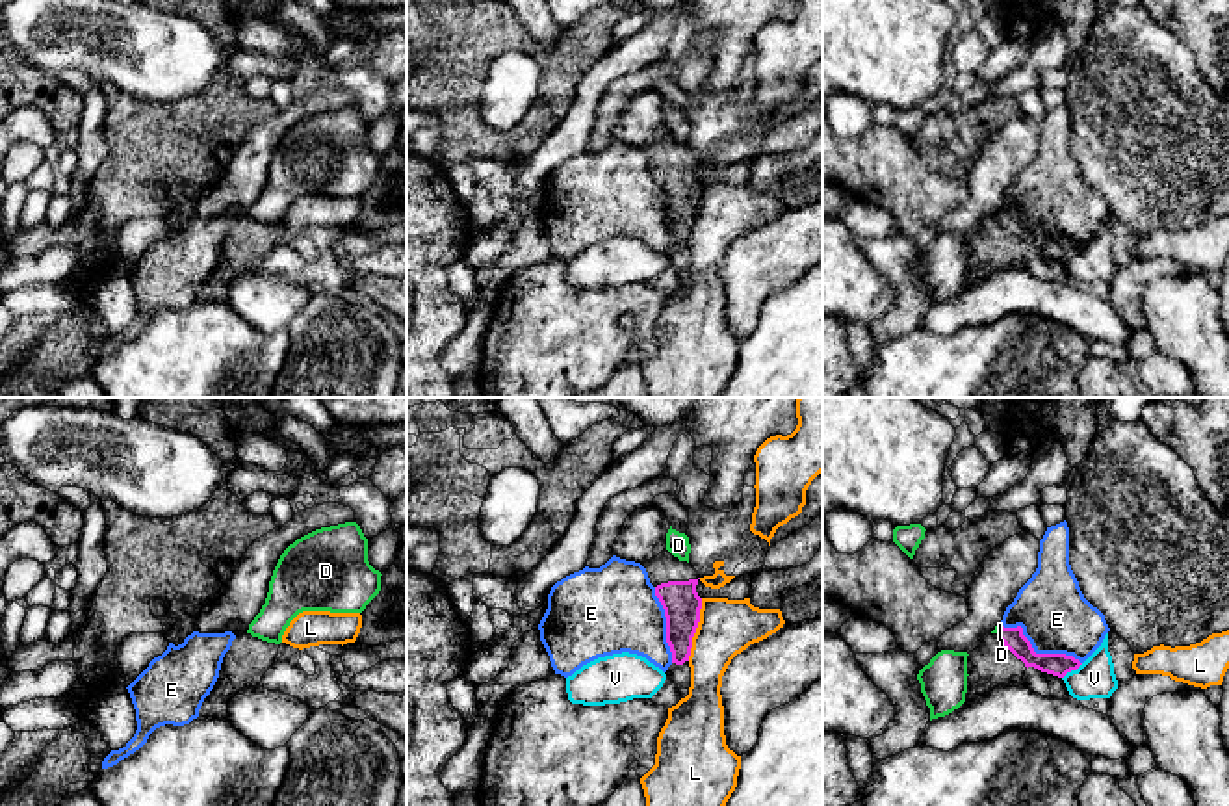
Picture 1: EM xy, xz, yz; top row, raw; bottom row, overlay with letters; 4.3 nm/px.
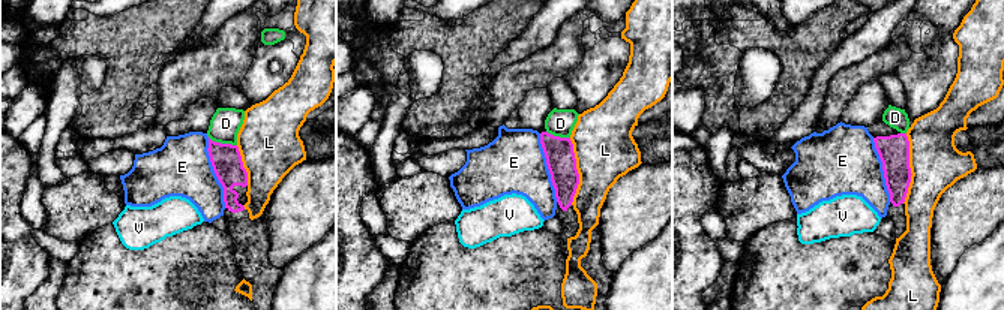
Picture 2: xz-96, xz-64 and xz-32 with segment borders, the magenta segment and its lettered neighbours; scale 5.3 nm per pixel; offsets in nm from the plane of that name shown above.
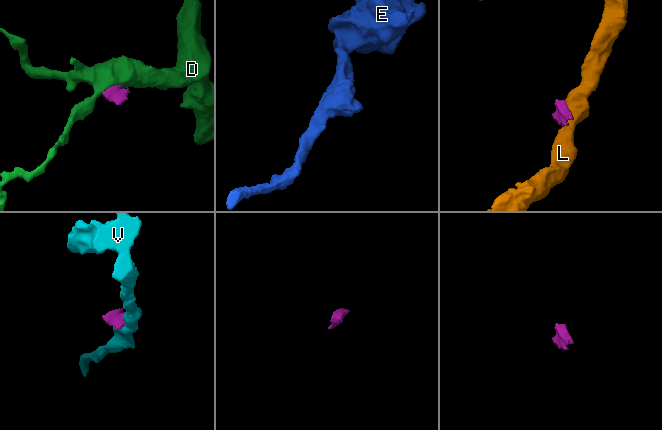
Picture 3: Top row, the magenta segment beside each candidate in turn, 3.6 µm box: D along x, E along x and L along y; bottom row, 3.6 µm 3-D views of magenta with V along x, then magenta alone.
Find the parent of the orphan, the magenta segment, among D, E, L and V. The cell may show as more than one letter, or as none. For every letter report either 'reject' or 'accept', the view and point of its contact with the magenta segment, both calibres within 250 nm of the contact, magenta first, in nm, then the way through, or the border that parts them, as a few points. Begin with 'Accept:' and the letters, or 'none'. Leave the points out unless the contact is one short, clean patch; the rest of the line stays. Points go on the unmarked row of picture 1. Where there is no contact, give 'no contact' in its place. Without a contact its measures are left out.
Accept: none
D: reject; contact yz (1001, 212); calibres 90 and 20 nm; border yz (1003, 210), (996, 216)
E: reject; contact yz (1038, 238); calibres 100 and 300 nm; border yz (1003, 208), (1020, 210), (1036, 236), (1064, 236), (1081, 247)
L: reject; contact xz (695, 214); calibres 160 and 240 nm; border xz (702, 182), (698, 210), (687, 244)
V: reject; contact yz (1072, 253); calibres 100 and 170 nm; border yz (1083, 247), (1062, 262)

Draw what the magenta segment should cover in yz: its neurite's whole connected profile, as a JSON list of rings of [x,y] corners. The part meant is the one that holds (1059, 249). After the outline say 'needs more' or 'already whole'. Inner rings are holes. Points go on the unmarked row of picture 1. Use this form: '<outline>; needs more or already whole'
[[[1003,210],[969,236],[965,284],[975,284],[999,269],[1021,267],[1028,251],[1064,262],[1080,249],[1073,240],[1036,238],[1021,210]]]; needs more

